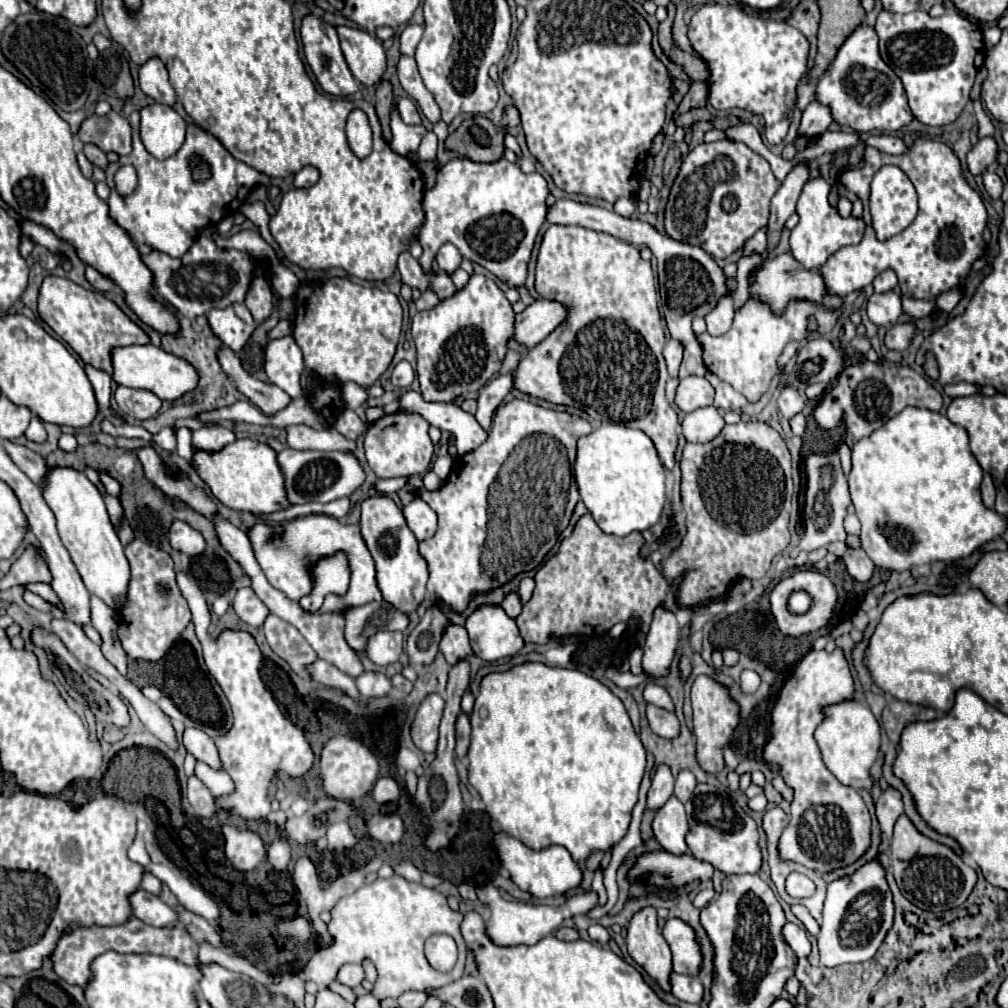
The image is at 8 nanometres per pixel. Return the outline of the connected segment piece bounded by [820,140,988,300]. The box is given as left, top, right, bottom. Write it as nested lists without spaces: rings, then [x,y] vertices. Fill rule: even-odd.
[[[916,140],[916,144],[910,148],[910,154],[904,156],[892,156],[868,146],[864,152],[864,166],[842,172],[840,182],[864,202],[862,218],[866,222],[866,232],[860,244],[838,250],[830,256],[830,262],[822,266],[820,272],[826,278],[830,292],[844,298],[852,290],[866,288],[872,284],[876,274],[884,270],[884,266],[890,266],[896,272],[902,296],[906,298],[934,300],[942,292],[958,290],[968,284],[972,262],[982,254],[984,248],[982,230],[988,214],[980,196],[962,178],[960,162],[946,144],[934,140]],[[886,164],[896,164],[912,180],[918,192],[920,210],[916,220],[906,230],[888,238],[886,242],[878,242],[874,238],[868,198],[874,174]]]

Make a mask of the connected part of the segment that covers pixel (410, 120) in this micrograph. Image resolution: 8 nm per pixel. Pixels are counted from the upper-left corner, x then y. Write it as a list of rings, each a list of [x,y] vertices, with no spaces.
[[[400,98],[396,102],[396,110],[398,110],[404,124],[420,124],[422,122],[420,112],[418,112],[416,104],[412,102],[412,98]]]

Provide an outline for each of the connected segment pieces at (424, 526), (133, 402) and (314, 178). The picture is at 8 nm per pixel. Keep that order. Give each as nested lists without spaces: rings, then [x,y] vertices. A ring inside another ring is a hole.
[[[416,498],[404,506],[404,516],[418,540],[426,540],[436,534],[436,512],[424,500]]]
[[[118,386],[114,398],[118,402],[118,408],[134,420],[154,418],[162,406],[162,400],[156,394],[148,390],[134,390],[128,386]]]
[[[306,166],[302,168],[296,176],[294,176],[294,186],[296,188],[310,188],[318,182],[318,170],[312,168],[312,166]]]

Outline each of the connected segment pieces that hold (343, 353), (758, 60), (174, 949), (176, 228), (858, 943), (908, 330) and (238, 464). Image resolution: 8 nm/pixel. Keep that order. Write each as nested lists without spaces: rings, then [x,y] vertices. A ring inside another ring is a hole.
[[[330,278],[320,286],[300,286],[296,292],[294,340],[304,354],[306,368],[320,376],[338,378],[340,384],[356,382],[364,388],[372,386],[390,366],[402,330],[402,306],[396,294],[384,292],[374,286],[360,286],[348,278]]]
[[[704,4],[688,26],[688,38],[692,48],[708,64],[708,102],[714,110],[742,108],[748,112],[758,112],[766,120],[766,138],[770,144],[780,144],[788,132],[792,106],[796,100],[796,86],[804,72],[808,70],[810,42],[806,36],[784,20],[760,20],[744,14],[742,10],[726,4]]]
[[[130,916],[124,924],[118,924],[118,926],[74,928],[68,934],[62,934],[50,960],[52,960],[54,972],[62,980],[66,980],[70,984],[84,986],[90,980],[90,962],[106,950],[116,950],[122,954],[160,954],[160,956],[174,958],[186,966],[198,964],[198,944],[186,934],[186,930],[182,930],[182,926],[156,928],[156,926],[144,924],[142,920],[138,920],[134,916]]]
[[[138,112],[130,114],[130,122],[134,128],[132,136],[132,152],[128,156],[122,156],[116,164],[108,164],[106,170],[106,184],[110,188],[110,198],[108,198],[108,208],[110,208],[110,218],[128,232],[130,240],[134,244],[146,244],[154,250],[160,250],[172,258],[182,258],[188,248],[196,242],[198,232],[216,226],[224,216],[230,212],[240,210],[244,204],[248,192],[258,186],[270,184],[270,178],[244,162],[238,162],[236,158],[230,156],[230,152],[220,144],[218,138],[208,134],[196,124],[190,124],[186,130],[186,140],[182,148],[166,158],[166,160],[156,160],[142,144],[140,134],[138,134],[138,122],[140,116]],[[198,154],[202,156],[204,162],[212,166],[212,178],[198,184],[190,178],[190,168],[188,168],[188,156]],[[120,166],[134,166],[138,172],[138,186],[134,194],[122,198],[118,196],[114,188],[114,174]]]
[[[872,860],[852,876],[842,876],[830,882],[822,918],[824,920],[818,934],[818,948],[820,962],[824,966],[870,960],[894,926],[894,900],[886,882],[886,868],[878,860]]]
[[[896,324],[886,332],[884,344],[890,350],[904,350],[912,342],[912,324]]]
[[[236,440],[218,452],[194,450],[192,468],[206,482],[214,498],[232,510],[242,510],[250,514],[270,514],[288,508],[286,492],[282,490],[282,472],[278,470],[276,452],[258,440]]]

